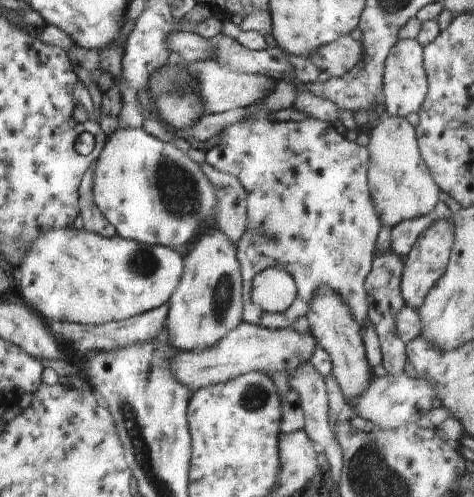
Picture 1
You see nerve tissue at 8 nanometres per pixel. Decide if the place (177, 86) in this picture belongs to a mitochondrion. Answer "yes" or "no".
yes

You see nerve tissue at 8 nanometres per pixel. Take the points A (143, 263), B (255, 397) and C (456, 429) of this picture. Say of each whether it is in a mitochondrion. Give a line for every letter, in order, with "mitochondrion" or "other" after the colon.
A: mitochondrion
B: mitochondrion
C: other

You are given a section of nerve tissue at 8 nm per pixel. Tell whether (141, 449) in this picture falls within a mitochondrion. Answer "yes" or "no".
yes

